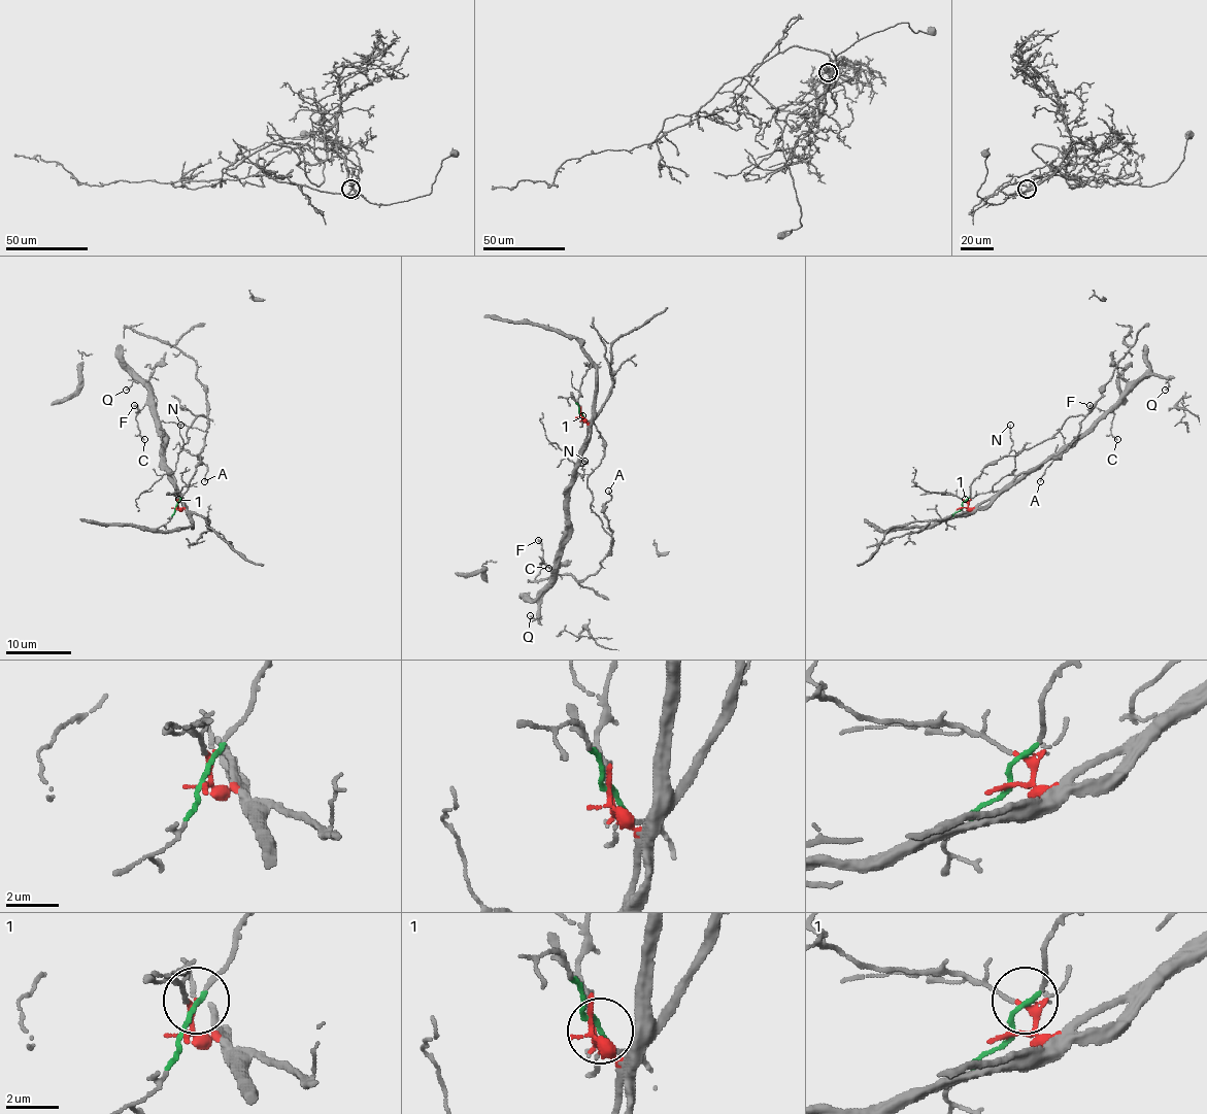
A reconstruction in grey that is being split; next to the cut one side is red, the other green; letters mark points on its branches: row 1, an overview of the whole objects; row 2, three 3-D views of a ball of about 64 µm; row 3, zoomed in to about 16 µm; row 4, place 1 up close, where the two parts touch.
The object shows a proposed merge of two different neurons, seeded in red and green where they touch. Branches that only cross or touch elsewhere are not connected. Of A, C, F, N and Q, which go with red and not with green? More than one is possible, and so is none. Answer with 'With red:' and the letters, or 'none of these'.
With red: C, F, N, Q

